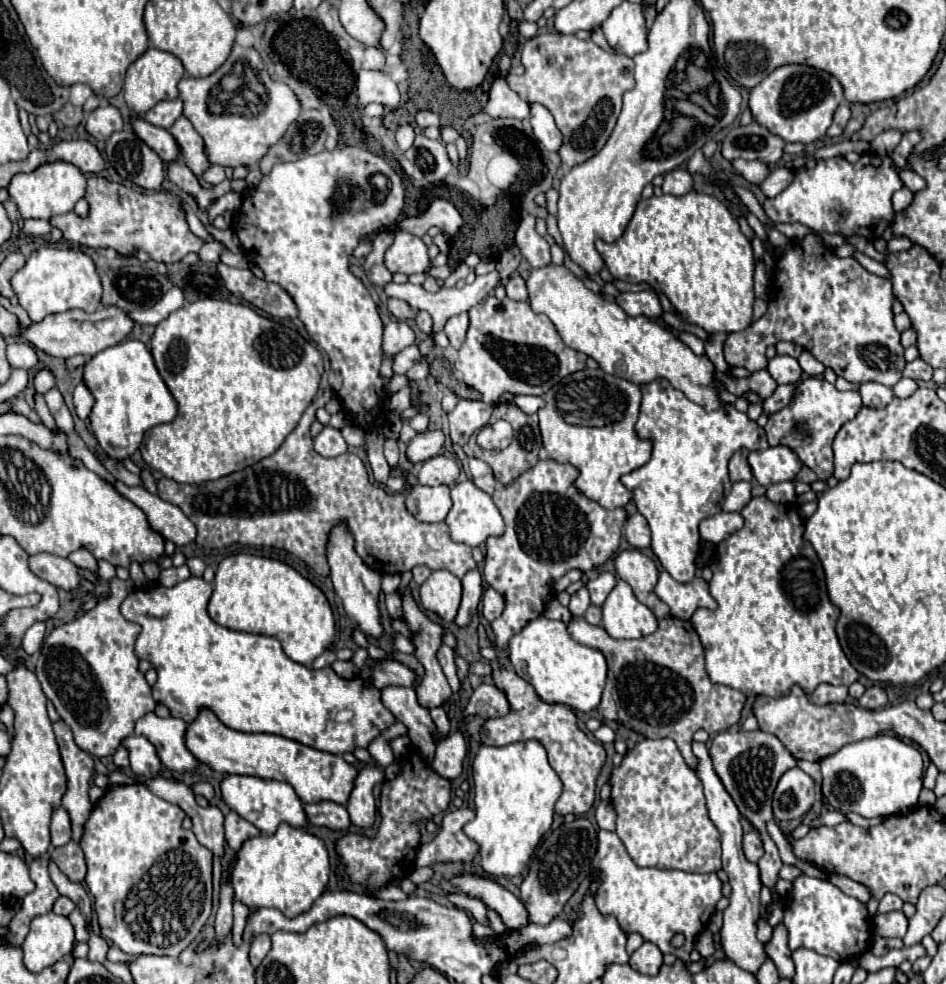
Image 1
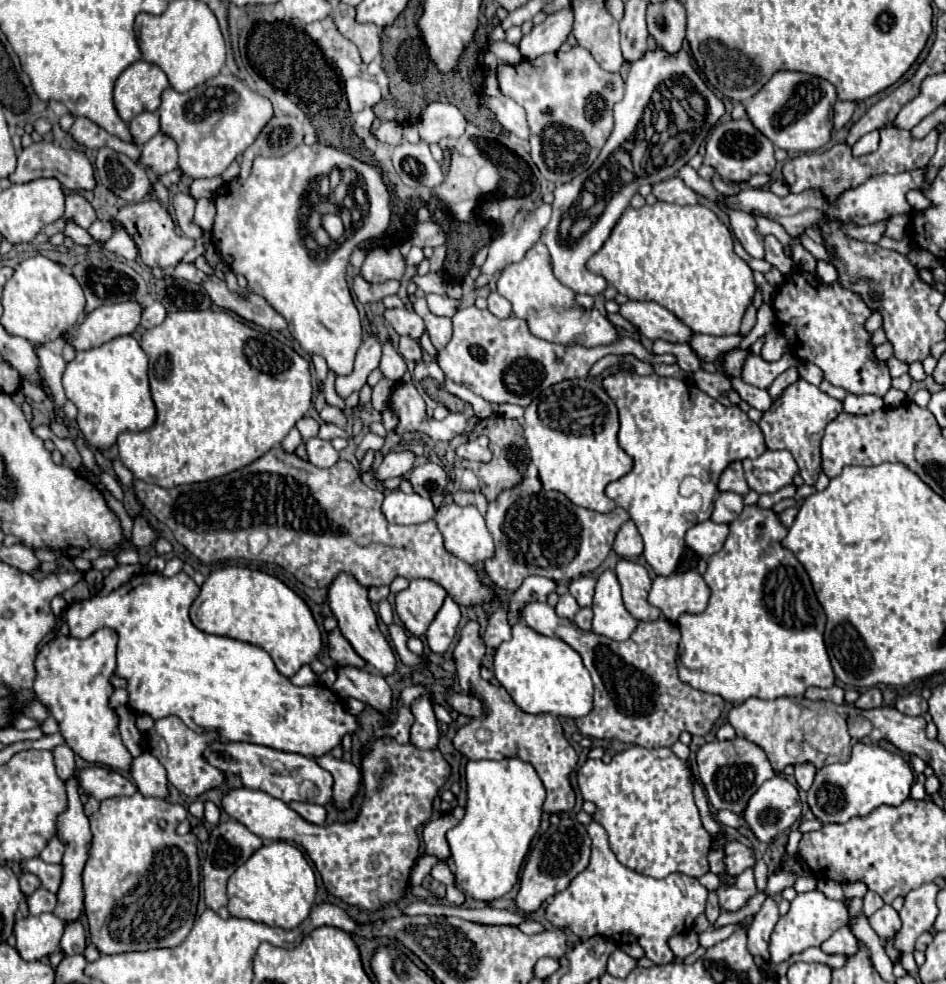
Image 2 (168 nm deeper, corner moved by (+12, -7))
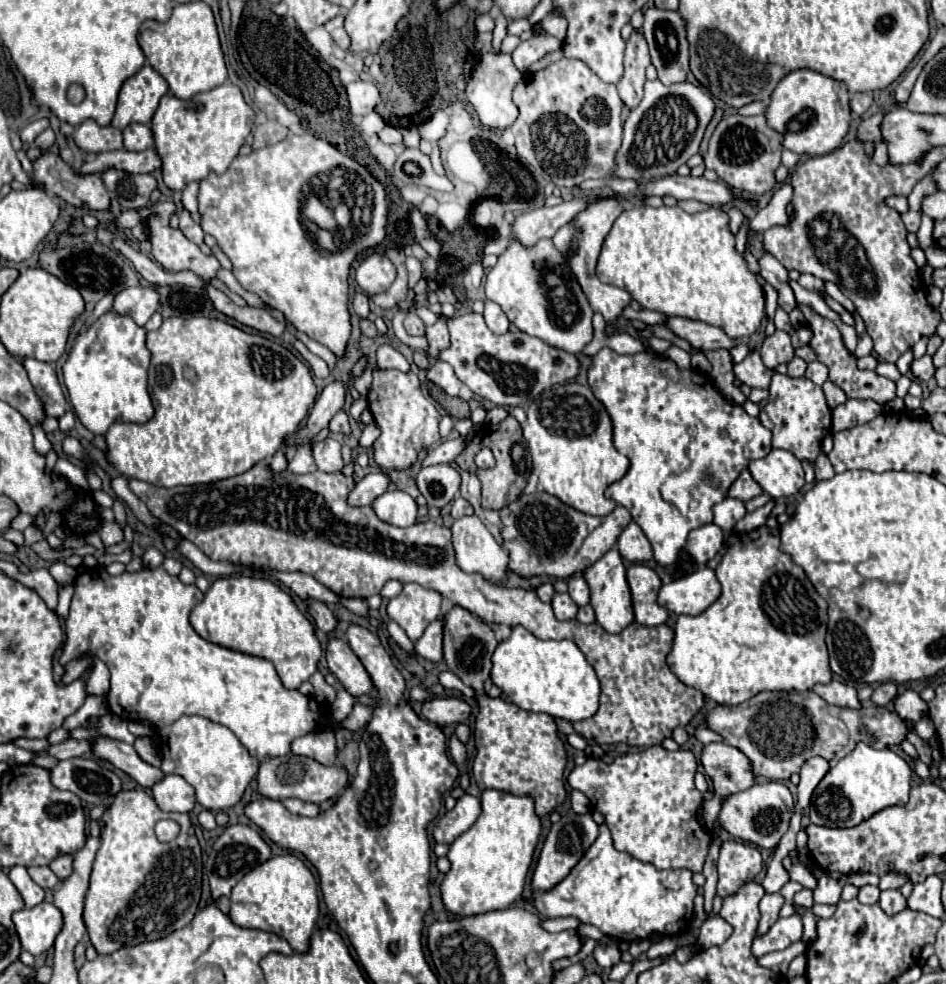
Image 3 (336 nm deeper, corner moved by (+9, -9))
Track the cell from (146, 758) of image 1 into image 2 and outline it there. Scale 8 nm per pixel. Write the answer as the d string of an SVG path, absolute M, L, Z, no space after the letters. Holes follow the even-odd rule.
M144 753L132 761L132 777L144 797L166 799L170 795L166 769L152 753Z

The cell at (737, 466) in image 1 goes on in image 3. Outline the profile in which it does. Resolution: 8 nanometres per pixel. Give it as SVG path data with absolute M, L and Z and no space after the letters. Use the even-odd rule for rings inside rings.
M747 469L737 477L737 481L729 489L729 497L741 499L741 501L749 501L749 499L753 499L753 497L757 497L761 493L763 493L763 489L753 481L753 477L751 477L751 473Z

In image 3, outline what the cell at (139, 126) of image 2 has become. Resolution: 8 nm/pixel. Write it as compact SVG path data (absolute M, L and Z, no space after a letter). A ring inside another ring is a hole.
M131 123L123 129L123 143L129 151L145 151L153 147L153 133L149 125Z

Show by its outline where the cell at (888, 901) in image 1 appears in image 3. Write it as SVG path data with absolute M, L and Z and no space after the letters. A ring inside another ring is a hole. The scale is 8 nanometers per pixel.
M865 885L865 887L861 887L859 889L859 895L857 895L857 899L861 901L861 903L867 903L867 905L875 905L877 901L879 901L879 887L871 887L871 885Z

